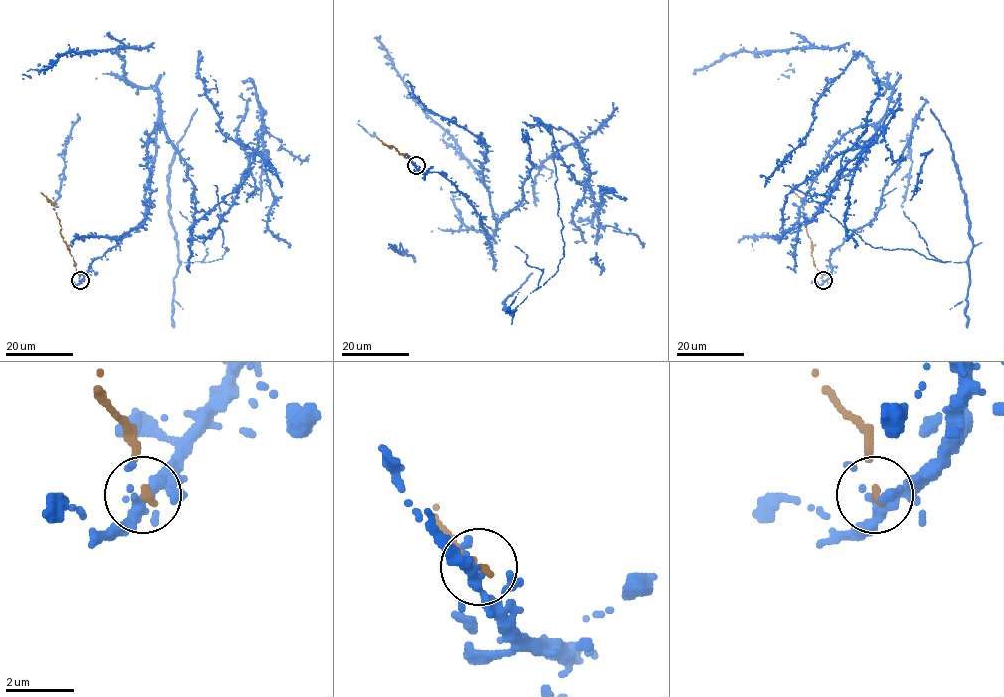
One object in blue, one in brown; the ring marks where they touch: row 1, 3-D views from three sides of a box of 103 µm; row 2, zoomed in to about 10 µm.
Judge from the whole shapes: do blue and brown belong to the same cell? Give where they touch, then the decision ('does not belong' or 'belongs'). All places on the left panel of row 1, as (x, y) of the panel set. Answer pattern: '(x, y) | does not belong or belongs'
(80, 280) | does not belong

